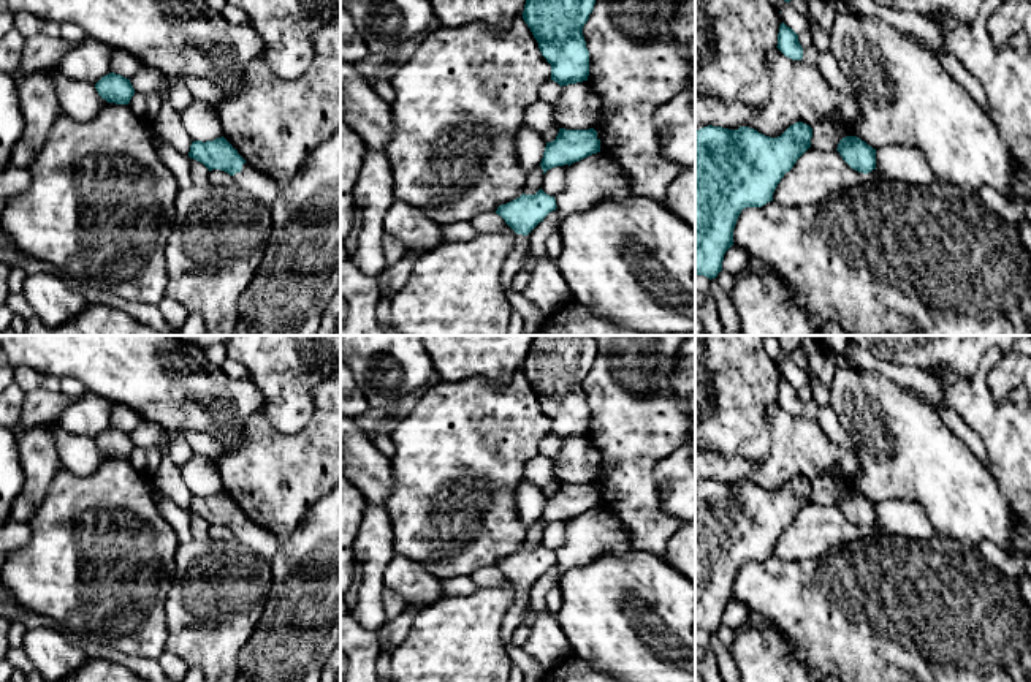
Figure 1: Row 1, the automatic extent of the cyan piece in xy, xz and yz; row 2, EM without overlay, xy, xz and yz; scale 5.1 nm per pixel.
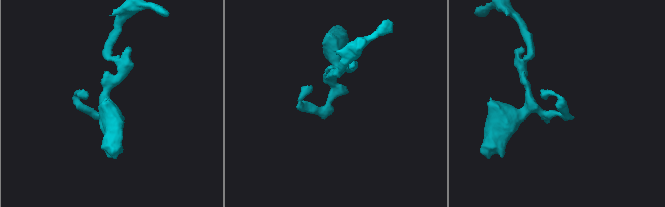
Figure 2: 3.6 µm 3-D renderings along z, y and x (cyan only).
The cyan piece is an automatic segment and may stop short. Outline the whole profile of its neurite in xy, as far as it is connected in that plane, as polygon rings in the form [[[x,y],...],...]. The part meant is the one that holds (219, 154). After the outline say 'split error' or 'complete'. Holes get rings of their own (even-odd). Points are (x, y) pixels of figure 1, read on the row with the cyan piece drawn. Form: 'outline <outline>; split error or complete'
outline [[[223,136],[206,142],[193,141],[188,157],[203,163],[209,171],[228,172],[234,185],[269,207],[282,190],[269,176],[247,163]]]; split error

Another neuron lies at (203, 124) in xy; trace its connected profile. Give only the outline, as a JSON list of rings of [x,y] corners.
[[[193,100],[182,123],[193,141],[214,141],[223,136],[223,127],[217,112],[219,103],[203,103]]]

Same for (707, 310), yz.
[[[695,275],[695,316],[705,328],[705,335],[725,335],[716,301],[711,294],[711,280]]]

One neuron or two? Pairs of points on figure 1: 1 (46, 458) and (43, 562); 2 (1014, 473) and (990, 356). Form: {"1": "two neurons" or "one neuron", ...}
{"1": "two neurons", "2": "one neuron"}

